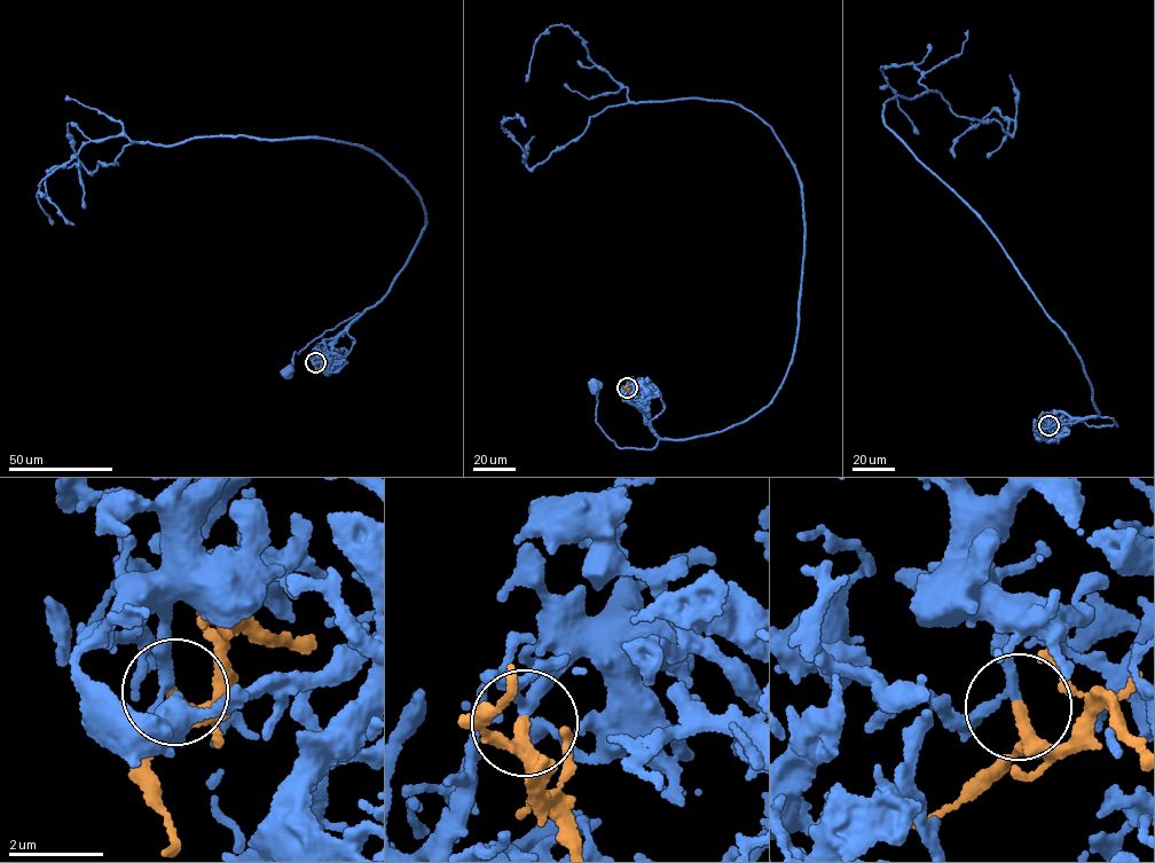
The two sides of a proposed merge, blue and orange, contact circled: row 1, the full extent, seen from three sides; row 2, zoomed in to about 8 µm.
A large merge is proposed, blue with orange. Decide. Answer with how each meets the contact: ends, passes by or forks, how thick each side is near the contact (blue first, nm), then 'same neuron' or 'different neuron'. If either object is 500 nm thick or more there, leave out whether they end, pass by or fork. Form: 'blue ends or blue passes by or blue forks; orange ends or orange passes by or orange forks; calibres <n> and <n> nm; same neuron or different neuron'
blue passes by; orange passes by; calibres 190 and 240 nm; same neuron

